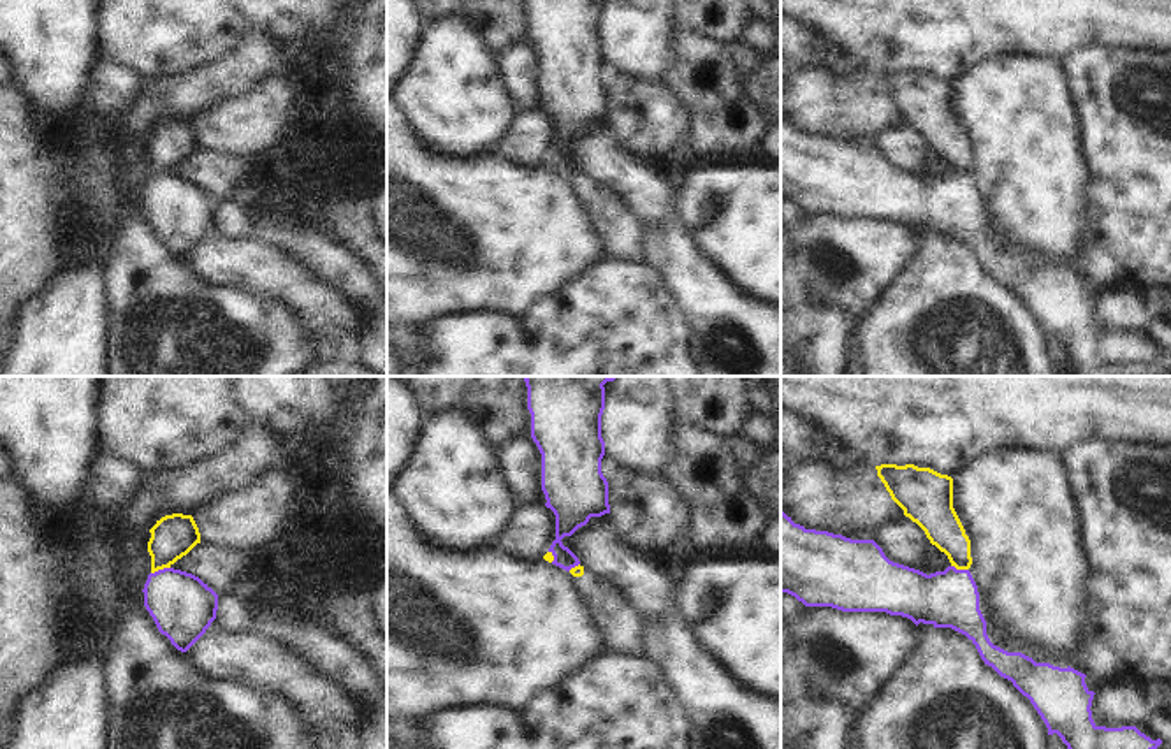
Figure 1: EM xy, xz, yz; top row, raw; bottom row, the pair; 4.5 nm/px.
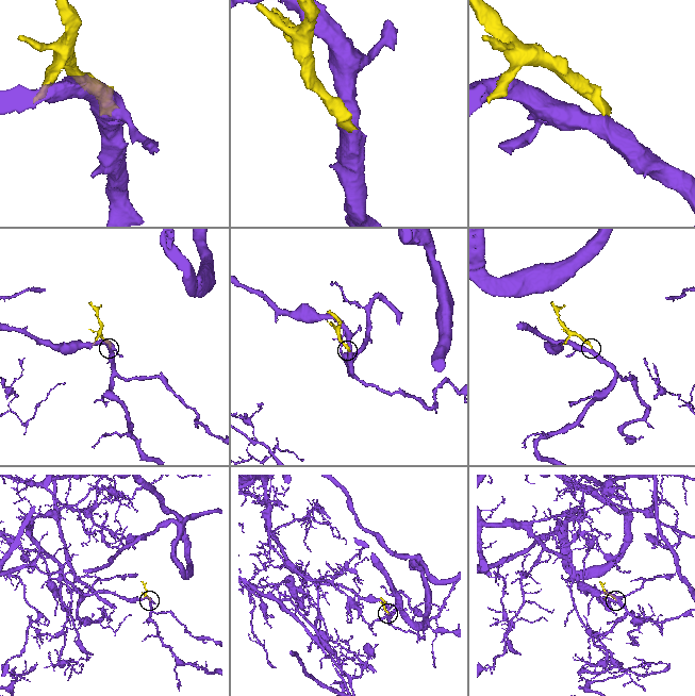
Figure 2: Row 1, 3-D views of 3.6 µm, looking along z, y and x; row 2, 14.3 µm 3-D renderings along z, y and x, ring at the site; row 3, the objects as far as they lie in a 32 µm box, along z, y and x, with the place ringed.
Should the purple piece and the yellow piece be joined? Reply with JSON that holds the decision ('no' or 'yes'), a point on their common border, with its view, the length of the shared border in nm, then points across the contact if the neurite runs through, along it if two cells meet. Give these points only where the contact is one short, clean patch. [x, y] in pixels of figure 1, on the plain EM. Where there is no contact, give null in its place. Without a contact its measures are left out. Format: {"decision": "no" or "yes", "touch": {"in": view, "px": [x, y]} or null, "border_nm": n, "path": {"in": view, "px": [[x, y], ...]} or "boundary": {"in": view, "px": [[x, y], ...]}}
{"decision": "no", "touch": {"in": "xy", "px": [160, 176]}, "border_nm": 90, "boundary": {"in": "xy", "px": [[169, 173], [152, 180]]}}

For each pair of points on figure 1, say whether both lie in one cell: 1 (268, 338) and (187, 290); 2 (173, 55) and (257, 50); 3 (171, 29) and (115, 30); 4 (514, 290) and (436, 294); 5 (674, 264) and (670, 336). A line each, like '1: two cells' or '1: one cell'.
1: one cell
2: two cells
3: one cell
4: one cell
5: two cells

